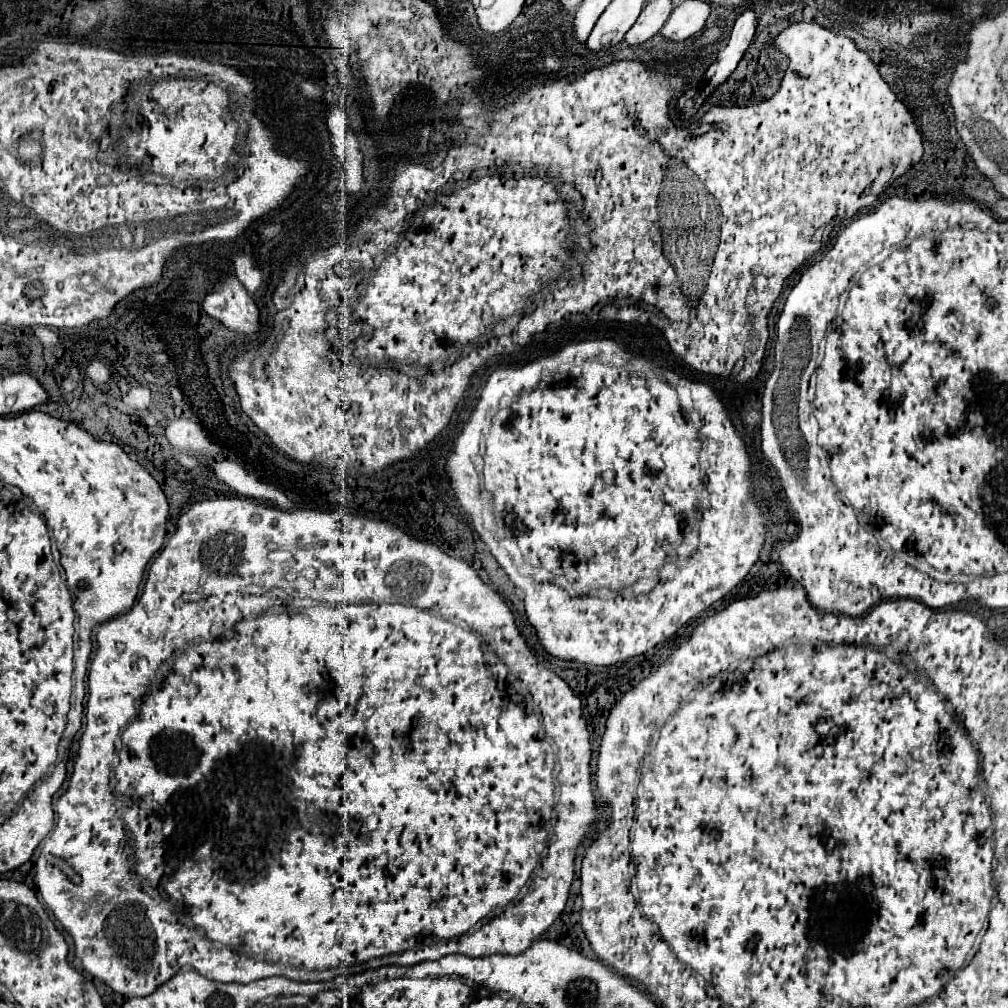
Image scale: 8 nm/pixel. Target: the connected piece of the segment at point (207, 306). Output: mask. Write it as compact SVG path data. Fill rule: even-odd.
M226 276L226 282L218 284L202 306L208 316L220 320L228 330L240 334L256 334L260 330L260 312L252 296L234 276Z

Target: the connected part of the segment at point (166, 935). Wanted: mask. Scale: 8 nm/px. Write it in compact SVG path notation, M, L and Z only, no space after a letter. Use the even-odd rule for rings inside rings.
M216 498L216 500L202 500L202 502L194 502L194 504L192 504L192 506L190 506L190 510L188 510L188 512L184 512L184 514L182 514L182 516L180 516L180 520L178 520L178 528L176 528L176 532L174 532L174 534L172 534L172 536L170 536L170 540L168 540L168 544L166 544L166 546L164 546L164 550L162 550L162 552L160 552L160 554L158 554L158 556L156 556L156 558L154 558L154 562L152 562L152 566L150 566L150 570L148 570L148 578L146 578L146 590L144 590L144 592L142 592L142 596L140 596L140 600L136 600L136 604L134 604L134 606L132 606L132 608L130 608L130 610L128 610L128 612L126 612L126 614L120 614L120 616L114 616L114 618L110 618L110 620L106 620L106 622L102 622L102 624L100 624L100 628L98 628L98 634L96 634L96 640L98 640L98 648L96 648L96 654L94 654L94 658L92 658L92 664L90 664L90 670L88 670L88 712L86 712L86 728L84 728L84 734L82 734L82 742L80 742L80 750L78 750L78 758L76 758L76 762L74 762L74 772L72 772L72 778L70 778L70 786L68 786L68 792L66 792L66 794L62 794L62 796L60 796L60 798L58 798L58 802L56 802L56 808L54 808L54 812L56 812L56 824L54 824L54 828L52 828L52 832L50 832L50 834L48 834L48 836L46 836L46 840L44 840L44 846L42 846L42 850L40 850L40 856L38 856L38 860L36 860L36 888L38 888L38 892L40 892L40 896L42 896L42 900L44 900L44 904L46 904L46 908L48 908L48 910L50 910L50 912L52 912L52 914L54 914L54 918L56 918L56 920L58 920L58 922L60 922L60 924L62 924L62 926L64 926L64 930L66 930L66 932L68 932L68 934L70 934L70 936L72 936L72 940L74 940L74 954L76 954L76 958L80 958L80 962L82 962L82 966L84 966L84 970L86 970L86 972L88 972L88 974L92 974L92 976L94 976L94 978L98 978L98 980L102 980L102 982L104 982L104 984L106 984L106 986L110 986L110 988L112 988L112 990L114 990L114 992L118 992L118 994L122 994L122 996L126 996L126 998L134 998L134 996L148 996L148 994L152 994L152 992L154 992L154 990L156 990L156 988L160 988L160 986L162 986L162 984L164 984L164 982L168 982L168 980L170 980L170 978L172 978L172 976L174 976L174 974L178 974L178 970L180 970L180 968L182 968L182 966L192 966L192 968L194 968L194 970L196 970L196 972L198 972L198 974L200 974L200 976L204 976L204 978L208 978L208 980L216 980L216 982L224 982L224 984L228 984L228 982L238 982L238 984L248 984L248 982L254 982L254 980L260 980L260 978L270 978L270 976L280 976L280 974L284 974L284 978L290 978L290 980L296 980L296 982L328 982L328 980L334 980L334 978L336 978L336 976L340 976L340 974L356 974L356 972L362 972L362 970L366 970L366 964L362 964L362 962L368 962L368 960L370 960L370 958L380 958L380 956L386 956L386 954L394 954L394 956L390 956L390 958L394 958L394 964L396 964L396 966L414 966L414 964L420 964L420 962L426 962L426 960L438 960L438 958L442 958L442 956L448 956L448 954L464 954L464 956L470 956L470 958L478 958L478 956L490 956L490 954L494 954L494 953L503 953L503 954L510 954L510 955L517 955L517 954L520 954L520 953L522 953L522 952L524 952L524 951L525 951L525 950L526 950L526 949L527 949L527 948L530 948L530 944L532 944L532 942L534 942L534 940L536 940L536 938L540 938L540 936L542 936L542 934L544 934L544 932L546 932L546 930L548 930L548 928L550 928L550 926L552 926L552 924L554 924L554 920L556 920L556 918L558 918L558 916L560 916L560 914L562 914L562 912L564 912L564 906L566 906L566 900L568 900L568 896L570 896L570 886L572 886L572 880L574 880L574 858L576 858L576 850L578 850L578 846L582 846L582 844L584 844L584 842L586 842L586 840L590 840L590 838L592 838L592 836L594 836L594 834L596 834L596 822L598 822L598 820L600 820L600 814L598 814L598 806L596 806L596 798L594 798L594 792L592 792L592 768L590 768L590 760L592 760L592 748L590 748L590 734L588 734L588 728L586 728L586 720L584 720L584 716L582 716L582 702L580 702L580 698L578 698L578 696L576 696L576 694L574 694L574 692L572 692L572 690L570 690L570 686L568 686L568 684L566 684L566 682L564 682L564 680L562 680L562 678L560 678L560 677L559 677L559 676L558 676L558 675L557 675L557 674L554 674L554 672L552 672L552 670L551 670L551 669L549 669L549 668L546 668L546 666L543 666L543 665L542 665L542 664L538 664L538 659L537 659L537 657L536 657L536 656L535 656L535 654L534 654L534 653L533 653L533 652L532 652L532 650L531 650L531 649L530 649L530 648L529 648L529 647L528 647L528 646L526 646L526 642L524 642L524 638L522 638L522 636L520 636L520 632L518 632L518 628L516 628L516 624L514 624L514 614L512 614L512 610L510 610L510 608L508 608L508 606L506 606L506 602L504 602L504 600L502 600L502 598L500 598L500 594L498 594L498 592L494 592L494 590L492 590L492 588L490 588L490 586L488 586L488 584L484 584L484 582L482 582L482 580L480 580L480 576L478 576L478 574L476 574L476 570L474 570L474 568L472 568L472 566L468 566L468 564L466 564L466 562L464 562L464 560L456 560L456 558L452 558L452 556L448 556L448 554L446 554L446 552L442 552L442 550L440 550L440 548L438 548L438 546L436 546L436 544L432 544L432 542L422 542L422 540L416 540L416 538L412 538L412 536L408 536L408 534L406 534L406 532L404 532L404 530L400 530L400 528L398 528L398 530L394 530L394 528L396 528L396 526L394 526L394 524L388 524L388 522L384 522L384 520L382 520L382 519L380 519L380 518L376 518L376 517L374 517L374 516L369 516L369 515L358 515L358 514L355 514L355 515L354 515L354 514L350 514L350 512L346 512L346 510L344 510L344 508L342 508L342 510L310 510L310 508L298 508L298 510L278 510L278 508L272 508L272 506L266 506L266 504L256 504L256 502L252 502L252 500L246 500L246 498ZM388 572L390 572L390 594L388 594L388 586L386 586L386 582L384 582L384 580L386 580L386 574L388 574ZM327 602L372 602L372 604L336 604L336 606L328 606L328 604L324 604L324 603L327 603ZM236 616L238 616L238 618L244 618L244 616L250 616L250 618L246 618L246 622L238 622L238 626L232 626L232 624L236 624L236 622L228 622L228 620L232 620L232 618L236 618ZM454 622L464 622L464 624L462 624L462 626L466 626L466 628L470 628L470 630L472 630L472 632L474 632L474 634L478 634L478 636L482 636L482 638L484 638L484 642L482 642L482 638L474 638L474 634L470 634L470 630L462 630L462 626L454 626ZM218 624L230 624L230 630L226 630L226 634L218 634L218 638L210 638L210 634L212 634L212 628L214 628L214 626L218 626ZM126 732L128 732L128 734L132 734L132 732L138 732L138 754L126 754L126 750L128 750L128 752L130 752L130 750L132 750L132 748L128 748L128 746L126 746L126 740L124 740L124 736L126 736ZM118 758L120 758L120 764L118 764L118 768L116 768L116 772L114 772L114 794L116 794L116 798L120 798L120 800L122 800L122 819L121 819L121 821L120 821L120 818L118 818L118 814L116 814L116 808L114 808L114 794L112 794L112 792L110 792L110 786L108 786L108 784L110 784L110 774L112 774L112 764L116 764L116 762L118 762ZM270 810L272 810L272 814L274 814L274 810L280 810L280 812L278 812L278 814L280 814L280 820L282 820L282 822L280 822L280 824L282 824L282 826L280 826L280 824L272 824L272 822L270 822ZM538 864L540 864L540 868L538 868L538 870L536 870L536 874L534 874L534 878L532 878L532 886L530 886L530 892L528 892L528 894L526 894L526 896L524 896L524 898L522 898L522 900L516 900L516 896L518 896L518 894L520 894L520 890L522 890L522 888L524 888L524 886L526 886L526 882L528 882L528 880L530 880L530 876L532 876L532 872L534 872L534 868L536 868L536 866L538 866ZM160 896L161 896L161 897L162 897L162 898L164 898L164 899L165 899L165 900L168 900L168 902L172 902L172 904L176 904L176 906L180 906L180 908L184 908L184 910L186 910L186 914L188 914L188 916L190 916L190 920L192 920L192 924L194 924L194 926L196 926L196 930L202 930L202 938L200 938L200 936L196 936L196 934L194 934L194 932L192 932L192 930L190 930L190 928L188 928L188 926L184 926L184 924L178 924L178 918L176 918L176 914L174 914L174 912L170 912L170 910L168 910L168 902L162 902L162 898L160 898ZM490 918L494 918L494 920L492 920L492 922L488 922L488 924L482 924L482 926L478 926L478 930L476 930L476 932L474 932L474 930L472 930L472 928L476 928L476 924L478 924L478 922L484 922L484 920L490 920ZM426 942L434 942L434 946L428 946L428 948L420 948L420 950L412 950L412 948L414 948L414 946L420 946L420 944L426 944Z

